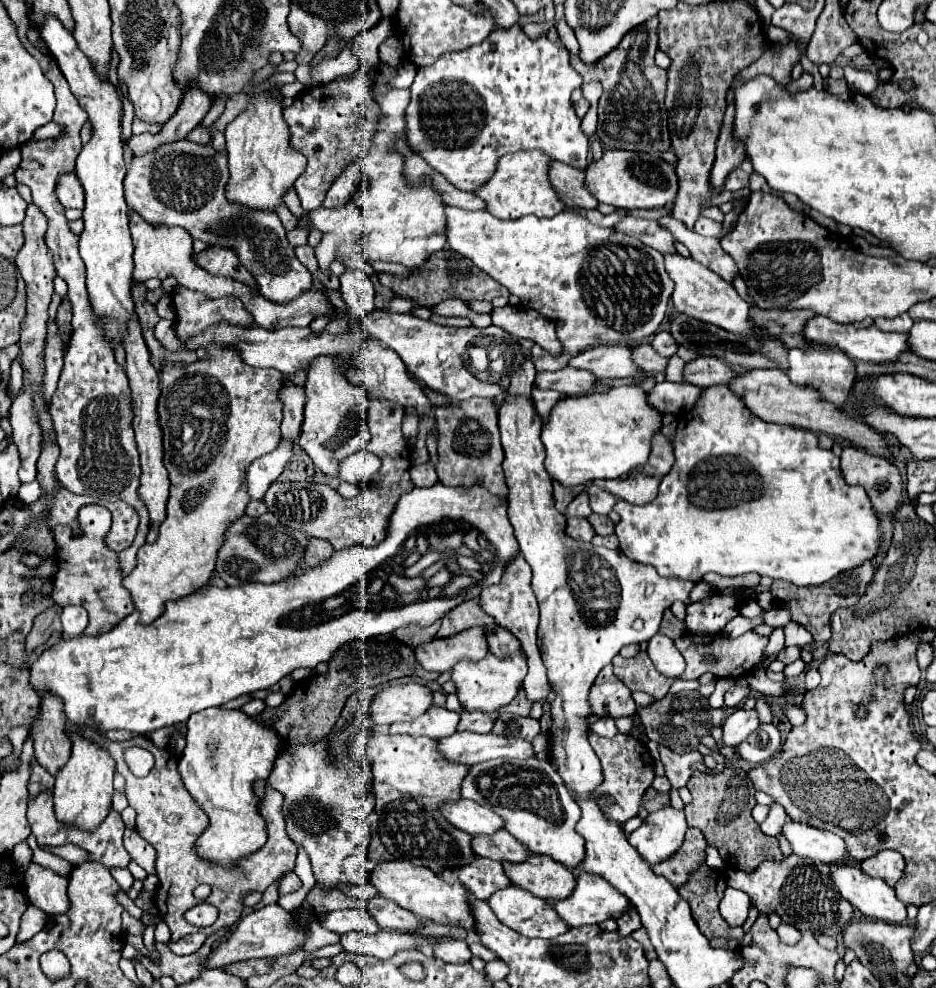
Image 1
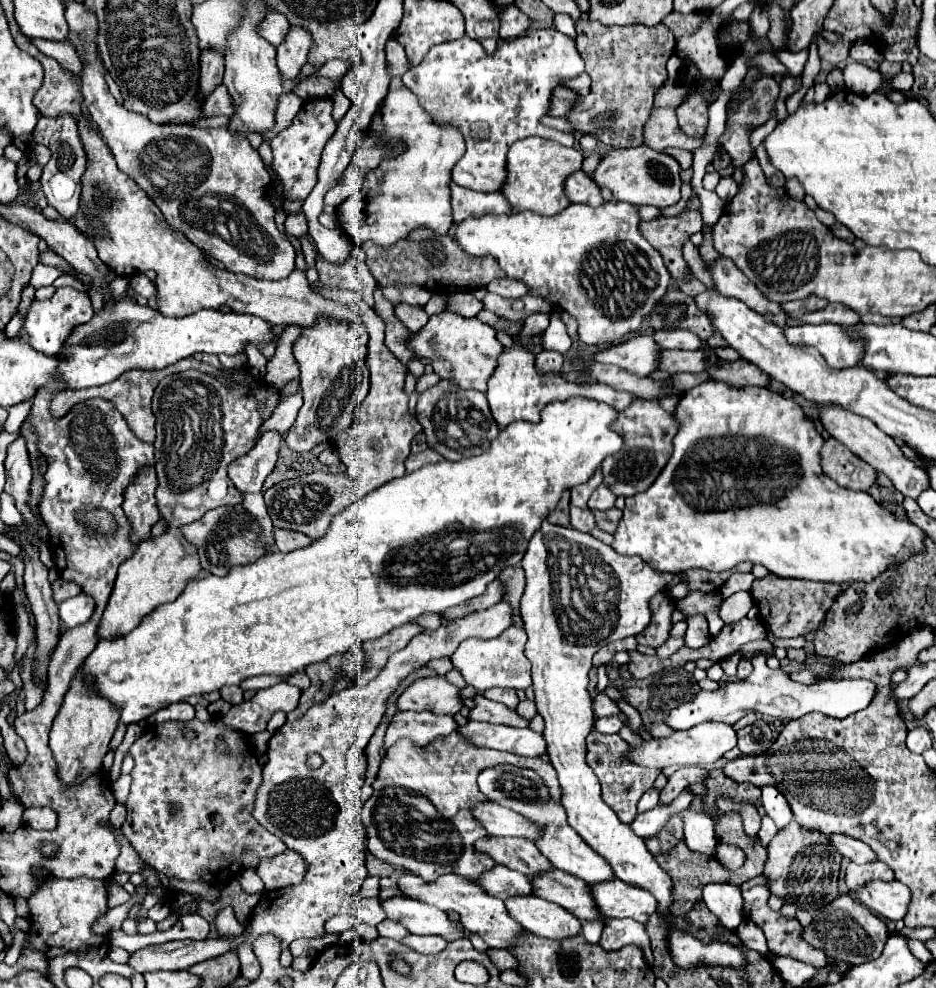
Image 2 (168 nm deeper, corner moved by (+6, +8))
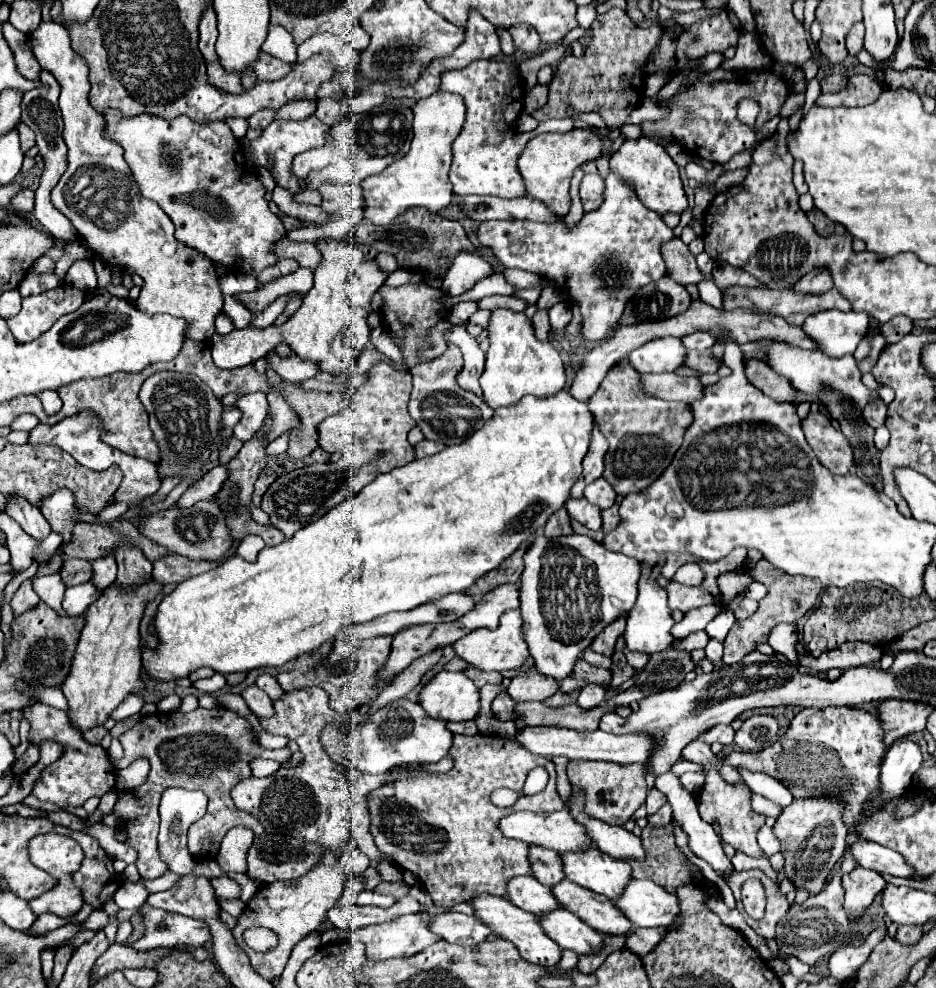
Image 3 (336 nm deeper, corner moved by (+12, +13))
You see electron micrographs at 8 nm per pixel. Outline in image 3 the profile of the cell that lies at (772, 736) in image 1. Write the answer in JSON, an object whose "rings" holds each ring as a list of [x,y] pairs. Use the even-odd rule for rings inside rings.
{"rings":[[[754,714],[744,720],[740,730],[736,730],[734,744],[742,752],[760,752],[766,746],[772,746],[776,738],[778,738],[778,722],[772,716]]]}

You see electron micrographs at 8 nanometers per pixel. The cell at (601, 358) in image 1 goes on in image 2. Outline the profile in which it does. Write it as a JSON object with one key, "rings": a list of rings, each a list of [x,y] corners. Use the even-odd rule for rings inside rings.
{"rings":[[[640,335],[622,345],[596,353],[594,361],[610,363],[610,365],[626,369],[630,373],[650,375],[650,373],[658,371],[660,353],[662,353],[662,347],[654,341],[652,335]]]}

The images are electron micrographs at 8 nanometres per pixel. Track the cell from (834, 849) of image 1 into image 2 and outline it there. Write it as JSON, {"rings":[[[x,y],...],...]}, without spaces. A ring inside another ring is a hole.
{"rings":[[[830,835],[830,841],[832,845],[836,845],[836,849],[850,861],[854,863],[868,863],[868,861],[878,861],[876,853],[872,853],[872,849],[854,839],[854,837],[846,837],[846,835]]]}

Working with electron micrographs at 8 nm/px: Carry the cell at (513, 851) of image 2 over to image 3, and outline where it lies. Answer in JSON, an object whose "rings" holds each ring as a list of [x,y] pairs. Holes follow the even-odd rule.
{"rings":[[[532,844],[528,848],[528,860],[532,864],[534,878],[540,880],[544,886],[554,886],[564,878],[562,860],[560,860],[558,852]]]}

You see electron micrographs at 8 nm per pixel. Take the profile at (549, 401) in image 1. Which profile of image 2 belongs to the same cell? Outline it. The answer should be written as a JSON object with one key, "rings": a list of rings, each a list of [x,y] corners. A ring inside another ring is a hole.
{"rings":[[[542,351],[536,355],[536,367],[546,373],[546,371],[560,371],[562,369],[562,353],[558,351]]]}

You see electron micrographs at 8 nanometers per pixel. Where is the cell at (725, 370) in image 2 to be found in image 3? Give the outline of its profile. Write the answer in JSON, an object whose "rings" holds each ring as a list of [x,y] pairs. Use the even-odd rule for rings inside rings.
{"rings":[[[746,360],[746,378],[774,400],[796,402],[796,390],[788,384],[788,380],[772,372],[772,368],[768,368],[762,360]]]}

